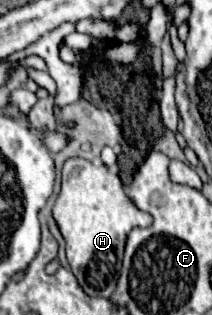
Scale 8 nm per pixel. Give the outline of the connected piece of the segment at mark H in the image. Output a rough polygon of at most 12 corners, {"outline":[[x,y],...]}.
{"outline":[[64,164],[54,218],[88,296],[116,290],[152,216],[108,166]]}

